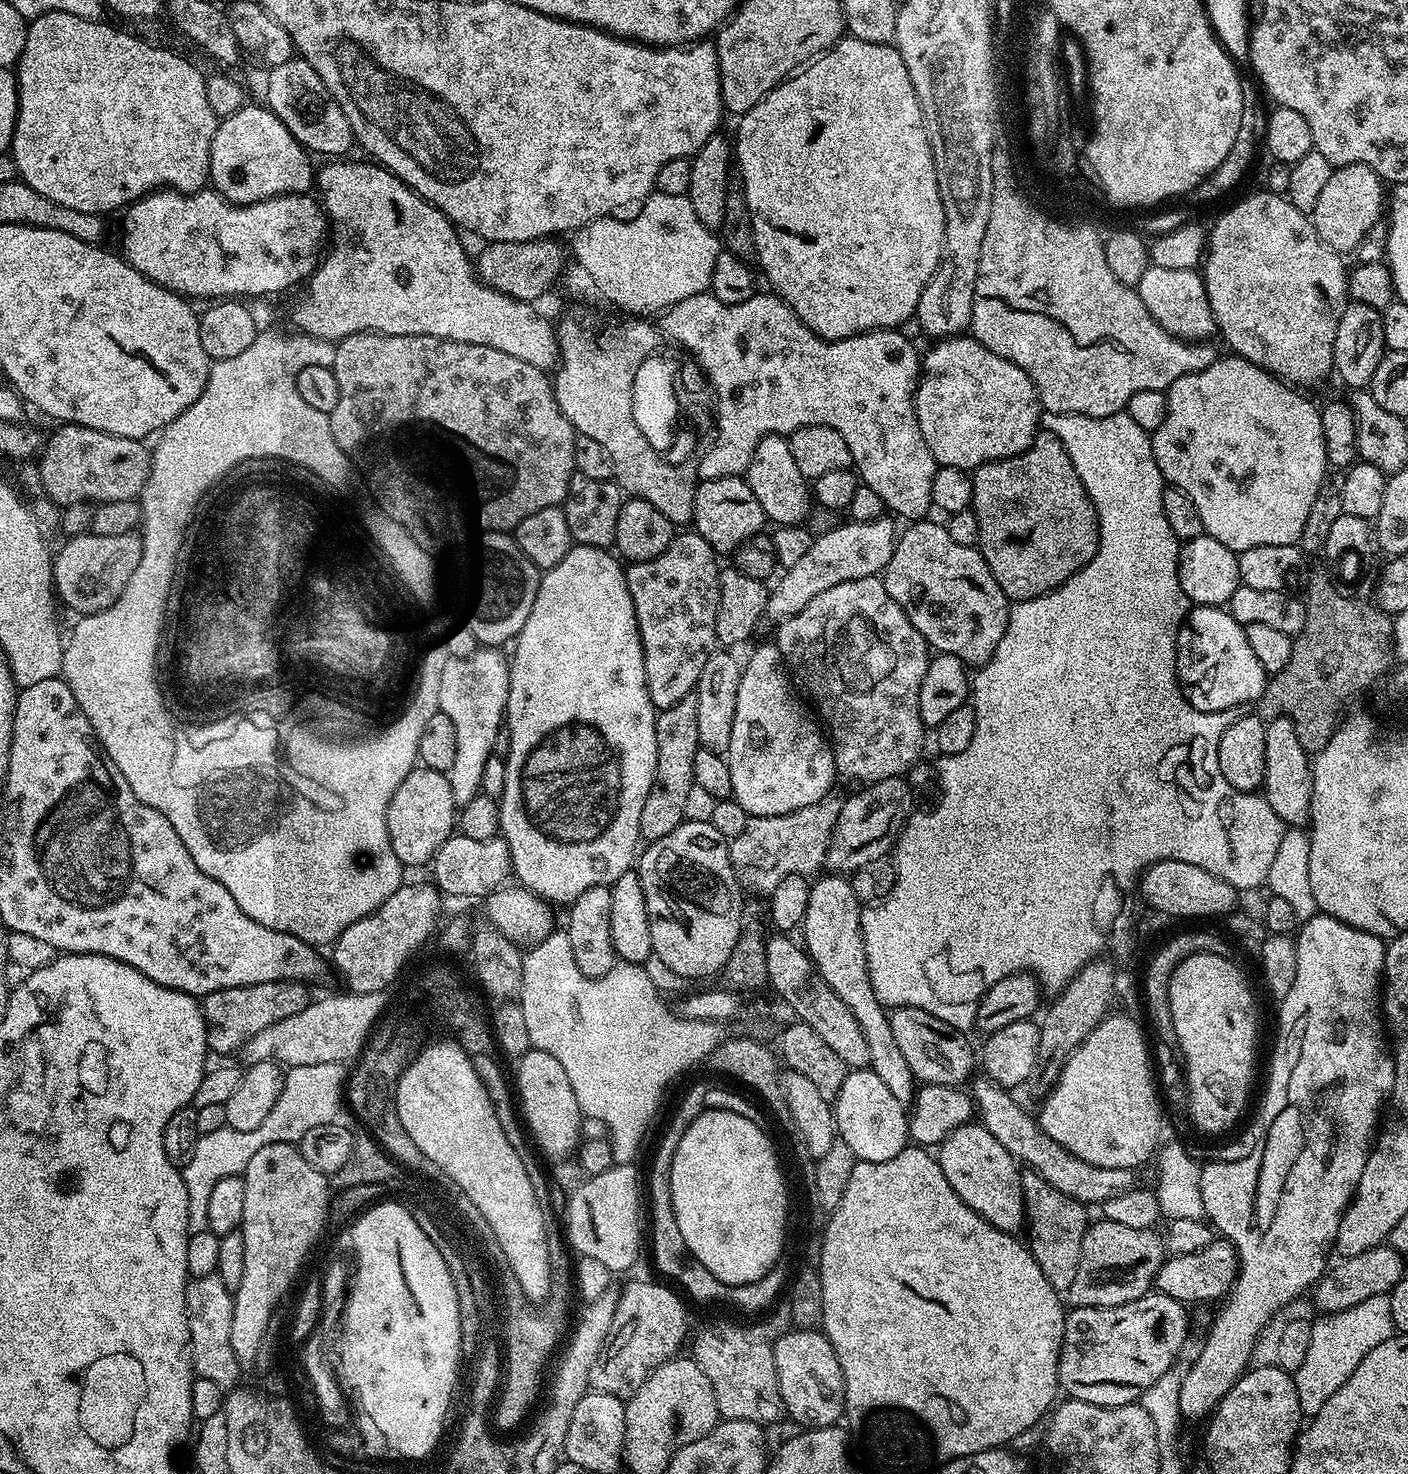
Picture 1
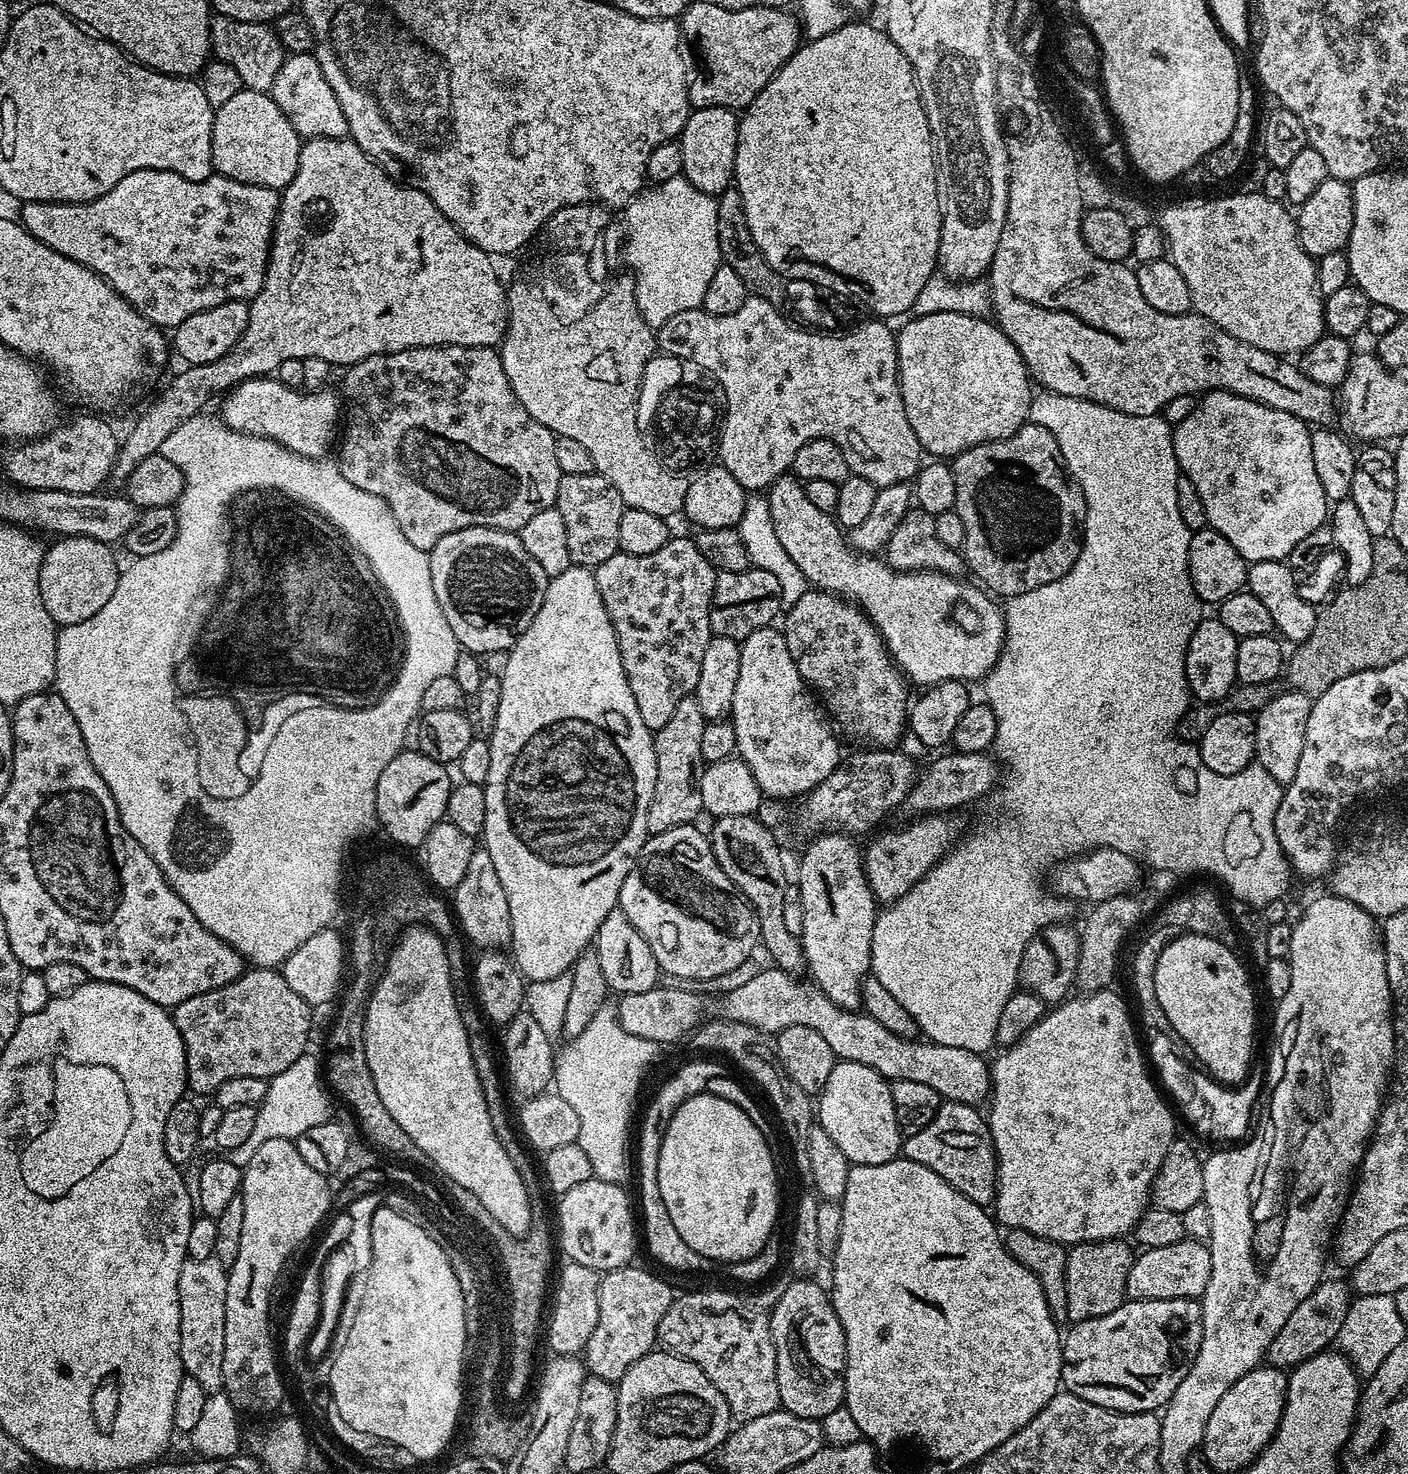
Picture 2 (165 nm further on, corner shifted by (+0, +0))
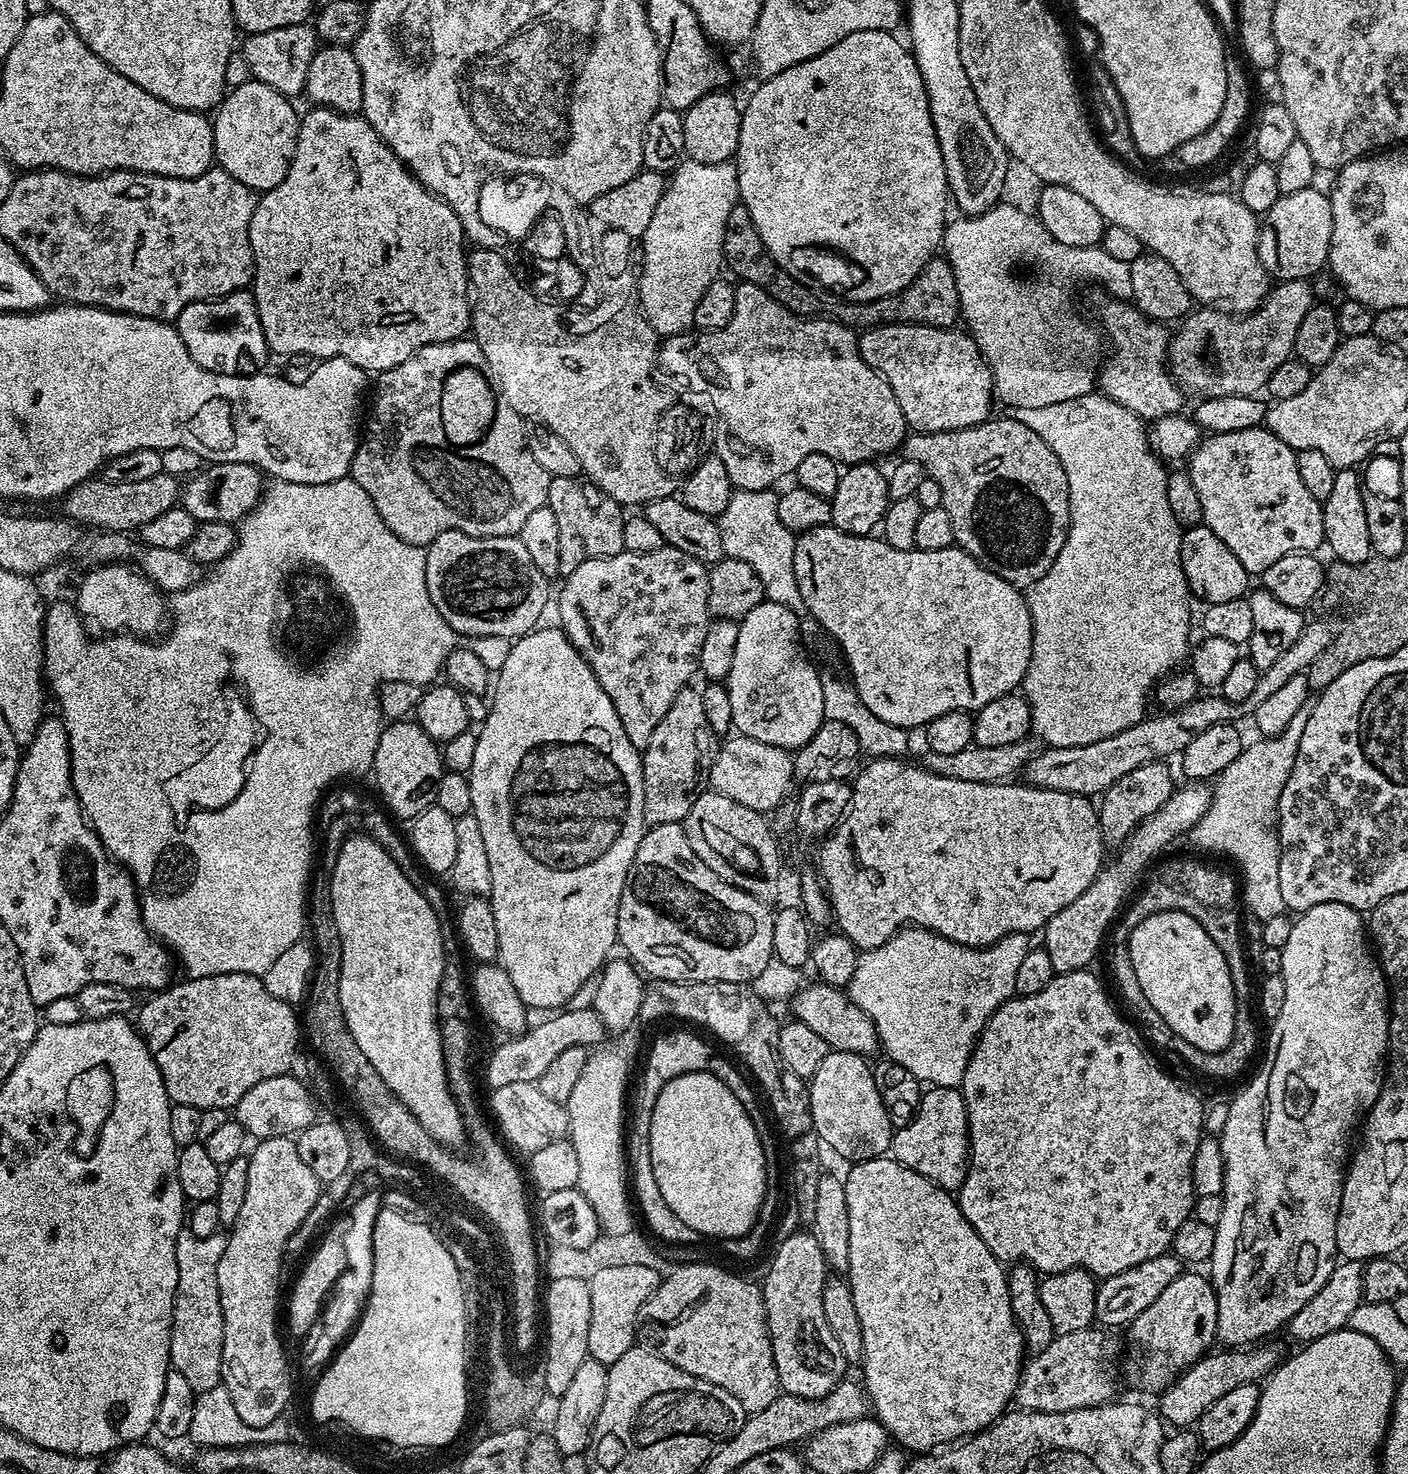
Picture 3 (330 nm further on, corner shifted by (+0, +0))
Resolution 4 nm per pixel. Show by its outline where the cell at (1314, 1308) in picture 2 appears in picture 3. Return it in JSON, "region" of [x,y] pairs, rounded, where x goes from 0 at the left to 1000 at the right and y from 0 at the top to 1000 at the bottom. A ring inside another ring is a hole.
{"region":[[[898,910],[894,913],[886,913],[883,916],[862,917],[860,919],[853,920],[849,925],[841,929],[835,936],[829,940],[830,942],[824,947],[823,960],[830,967],[835,966],[832,967],[838,970],[843,969],[852,964],[854,959],[857,959],[857,957],[859,957],[859,954],[865,951],[868,946],[874,946],[876,940],[891,939],[903,934],[909,927],[911,919],[909,920],[908,912],[901,911],[903,910]]]}

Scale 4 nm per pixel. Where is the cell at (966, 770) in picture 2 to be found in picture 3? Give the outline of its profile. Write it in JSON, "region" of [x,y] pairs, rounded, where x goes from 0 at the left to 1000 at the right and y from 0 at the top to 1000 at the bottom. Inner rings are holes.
{"region":[[[930,420],[927,423],[919,438],[908,446],[905,452],[897,454],[893,460],[893,465],[885,474],[885,476],[874,476],[871,473],[866,471],[852,471],[849,474],[839,480],[827,482],[825,486],[816,485],[808,489],[805,493],[791,498],[788,501],[783,501],[780,503],[774,503],[771,506],[760,506],[759,507],[742,507],[741,511],[734,512],[733,515],[726,522],[726,529],[728,532],[732,532],[734,535],[743,536],[751,536],[757,539],[766,539],[778,541],[783,539],[786,535],[791,533],[803,522],[808,522],[812,518],[820,518],[829,516],[829,513],[837,514],[854,498],[854,495],[859,495],[863,491],[874,491],[881,490],[883,486],[891,486],[893,479],[899,476],[913,463],[916,460],[925,459],[929,453],[945,438],[947,431],[947,424],[943,424],[940,421]]]}

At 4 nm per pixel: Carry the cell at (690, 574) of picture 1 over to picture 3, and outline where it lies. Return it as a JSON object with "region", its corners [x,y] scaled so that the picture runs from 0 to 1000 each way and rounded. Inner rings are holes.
{"region":[[[472,370],[467,373],[462,373],[462,376],[442,374],[433,379],[419,379],[419,381],[413,381],[413,384],[408,387],[408,389],[400,391],[401,397],[398,399],[397,425],[400,426],[403,435],[413,443],[415,448],[422,455],[428,468],[430,468],[433,476],[436,476],[436,482],[439,482],[439,487],[442,490],[442,495],[445,495],[445,501],[447,501],[451,507],[456,509],[460,505],[462,500],[464,499],[464,495],[467,493],[467,490],[473,487],[473,482],[476,482],[479,476],[484,474],[485,469],[483,469],[491,463],[491,458],[495,458],[499,436],[501,433],[501,427],[504,423],[502,410],[503,389],[504,386],[499,381],[496,381],[496,379],[490,379],[490,376],[484,376],[484,373]]]}

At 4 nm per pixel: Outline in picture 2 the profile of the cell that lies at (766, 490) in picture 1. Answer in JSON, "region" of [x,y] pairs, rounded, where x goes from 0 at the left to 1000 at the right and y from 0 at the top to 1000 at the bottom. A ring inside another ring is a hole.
{"region":[[[562,322],[553,323],[544,336],[550,360],[553,360],[553,368],[555,368],[555,373],[567,381],[567,387],[570,387],[575,397],[607,410],[624,429],[634,450],[648,465],[661,465],[673,461],[696,463],[709,449],[713,438],[713,416],[698,398],[679,393],[682,392],[673,388],[638,388],[627,379],[607,373],[593,352],[575,341],[571,328]]]}

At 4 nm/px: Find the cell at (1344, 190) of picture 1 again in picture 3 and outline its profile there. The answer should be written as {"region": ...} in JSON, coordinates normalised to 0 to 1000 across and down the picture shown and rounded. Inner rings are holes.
{"region":[[[933,126],[909,133],[899,145],[899,149],[903,151],[903,163],[906,165],[906,182],[909,184],[910,191],[929,190],[943,178],[945,161],[947,156],[946,134],[942,130],[937,130],[936,128]]]}

